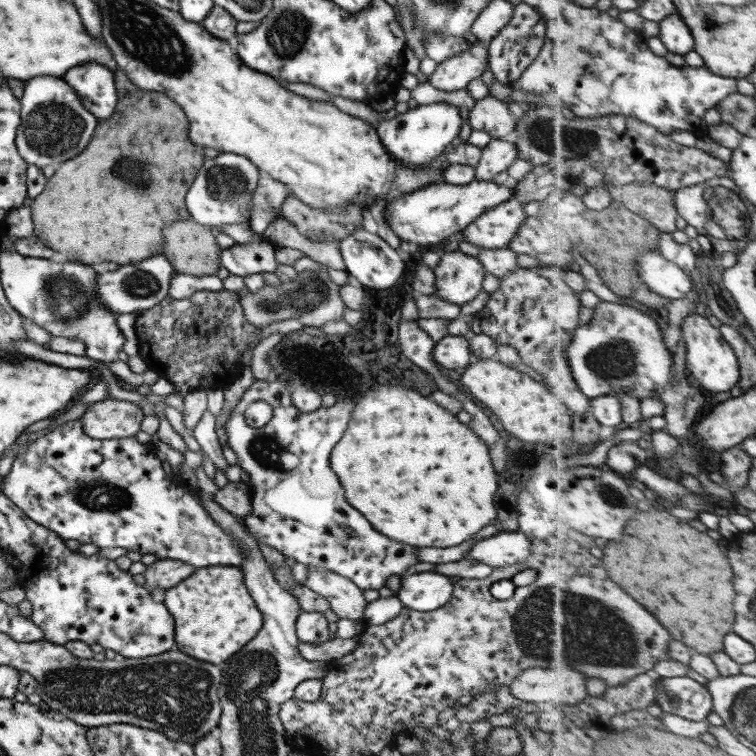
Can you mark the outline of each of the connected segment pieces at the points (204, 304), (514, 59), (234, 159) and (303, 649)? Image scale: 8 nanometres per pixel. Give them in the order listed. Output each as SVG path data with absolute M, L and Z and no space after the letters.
M199 290L189 298L175 299L169 296L162 298L155 306L137 313L134 322L134 333L137 337L137 354L146 364L146 368L156 372L158 377L165 378L173 384L173 392L181 396L195 388L207 388L217 385L224 389L233 378L233 360L235 372L241 366L241 354L247 348L254 348L259 341L261 328L247 322L243 316L243 307L235 292Z
M524 2L513 5L510 20L499 30L499 33L485 45L488 53L488 66L494 79L503 84L511 84L538 56L544 42L546 25L545 18L541 17L533 8Z
M219 153L211 160L205 159L184 196L184 204L193 221L205 227L245 222L245 205L257 186L259 170L244 157Z
M355 636L350 639L335 638L317 645L300 643L297 645L297 651L301 658L309 662L320 661L327 664L354 651L358 642L359 637Z

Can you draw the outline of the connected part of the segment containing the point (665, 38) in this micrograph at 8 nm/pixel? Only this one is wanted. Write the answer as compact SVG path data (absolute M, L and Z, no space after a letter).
M679 14L669 16L660 23L658 38L667 50L678 55L689 54L691 50L695 50L695 38Z

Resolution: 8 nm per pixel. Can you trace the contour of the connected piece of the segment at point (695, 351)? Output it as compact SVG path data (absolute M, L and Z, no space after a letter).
M689 314L681 323L682 333L685 334L686 368L703 388L711 393L730 392L740 384L742 372L740 358L736 349L721 336L719 327L715 328L709 318L701 314Z

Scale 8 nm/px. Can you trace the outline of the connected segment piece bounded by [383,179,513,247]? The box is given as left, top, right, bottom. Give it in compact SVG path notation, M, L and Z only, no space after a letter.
M473 179L469 184L461 186L443 182L429 183L409 193L397 195L391 203L387 203L383 210L384 223L400 241L430 247L441 242L443 238L447 239L450 234L462 231L482 212L509 200L512 196L513 188L499 186L493 181Z

